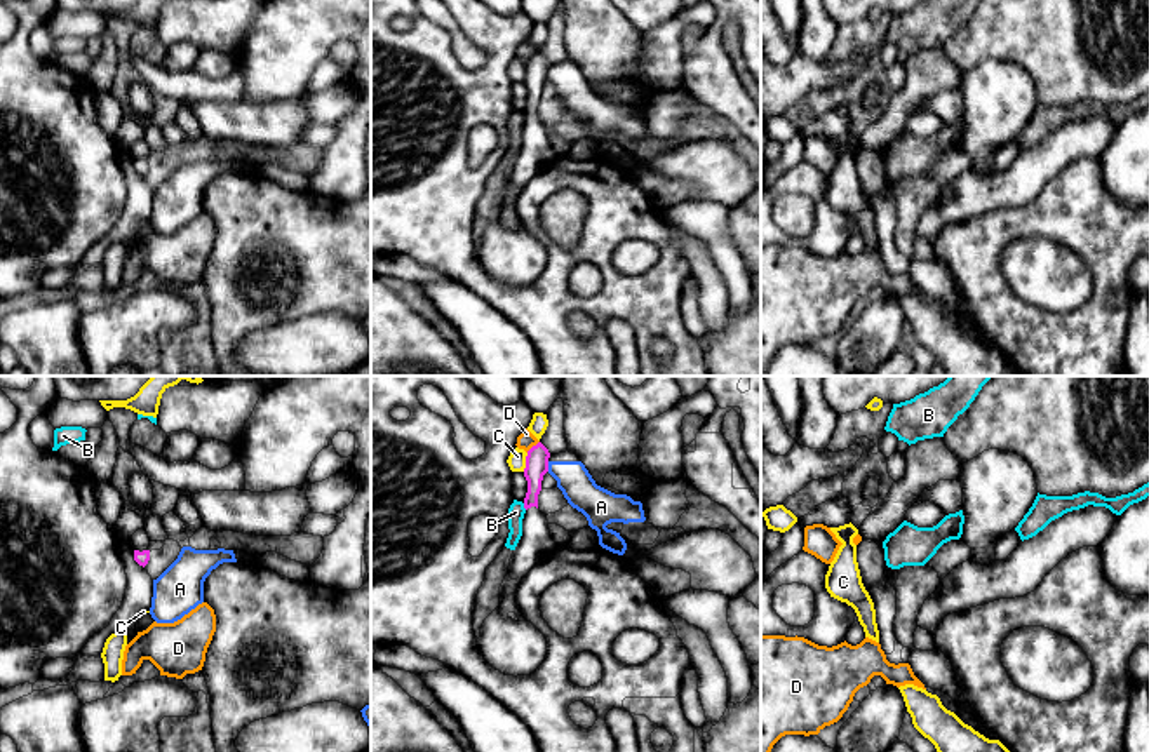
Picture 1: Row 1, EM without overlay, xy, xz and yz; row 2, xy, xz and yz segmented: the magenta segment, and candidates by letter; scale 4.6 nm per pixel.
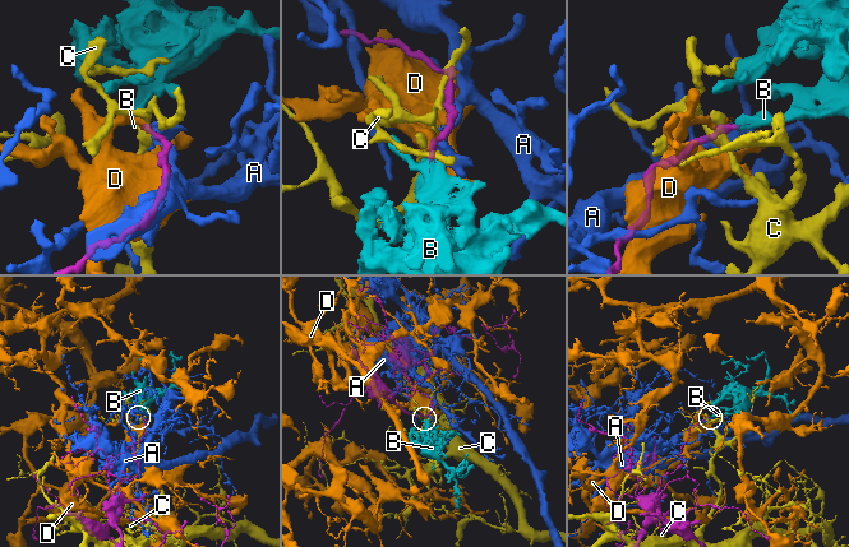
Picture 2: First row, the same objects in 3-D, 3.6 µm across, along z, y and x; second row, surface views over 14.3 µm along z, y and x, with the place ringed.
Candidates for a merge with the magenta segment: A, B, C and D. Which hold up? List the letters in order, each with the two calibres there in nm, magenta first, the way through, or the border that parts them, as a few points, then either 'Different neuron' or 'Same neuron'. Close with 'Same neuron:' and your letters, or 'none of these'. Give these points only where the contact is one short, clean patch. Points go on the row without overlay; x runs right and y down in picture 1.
A: Thickness 110 nm (magenta) against 160 nm. Different neuron
B: Thickness 110 nm (magenta) against 80 nm. Boundary: xz (523, 114), (526, 119). Different neuron
C: Thickness 110 nm (magenta) against 80 nm. Different neuron
D: Thickness 110 nm (magenta) against 80 nm. Different neuron
Same neuron: none of these

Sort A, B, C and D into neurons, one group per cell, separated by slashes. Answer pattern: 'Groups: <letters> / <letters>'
Groups: A / B / C / D

